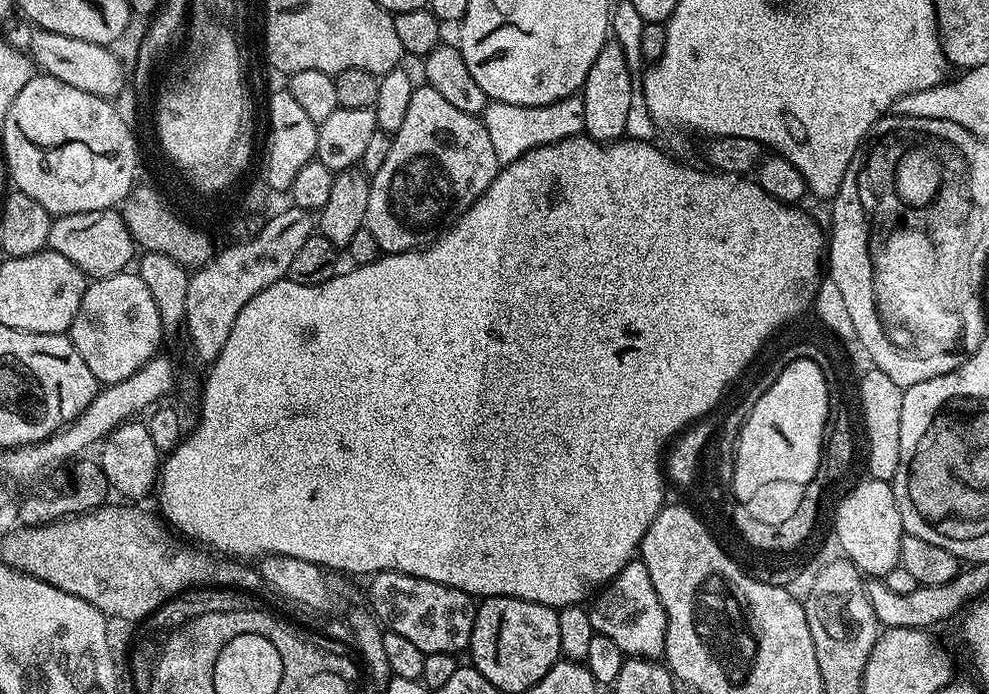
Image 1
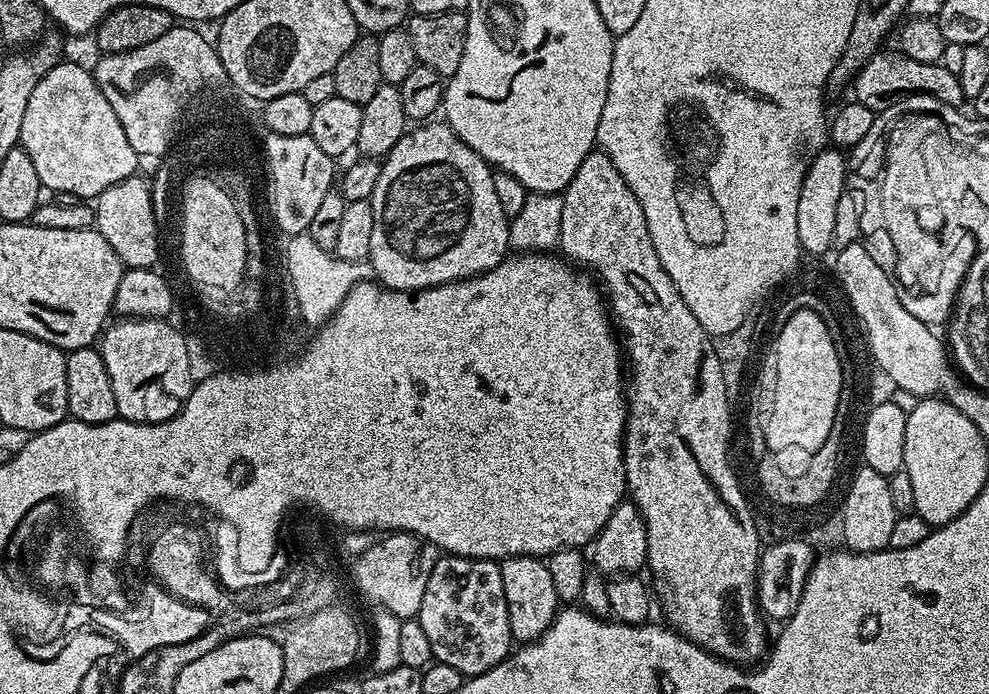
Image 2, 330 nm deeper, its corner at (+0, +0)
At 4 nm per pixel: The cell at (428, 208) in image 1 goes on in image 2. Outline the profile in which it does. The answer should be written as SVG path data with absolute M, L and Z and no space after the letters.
M424 122L405 131L399 142L388 151L388 155L383 157L378 182L374 182L370 201L374 210L374 230L370 234L368 260L372 263L375 279L383 287L392 288L395 292L421 292L423 288L436 288L439 284L455 284L458 280L465 280L490 271L494 266L501 264L510 252L508 246L510 218L502 210L502 202L498 202L498 193L494 190L494 178L492 177L493 169L477 152L470 150L470 146L466 146L466 142L462 142L462 138L458 138L458 134L454 134L454 130L447 122L436 123Z

